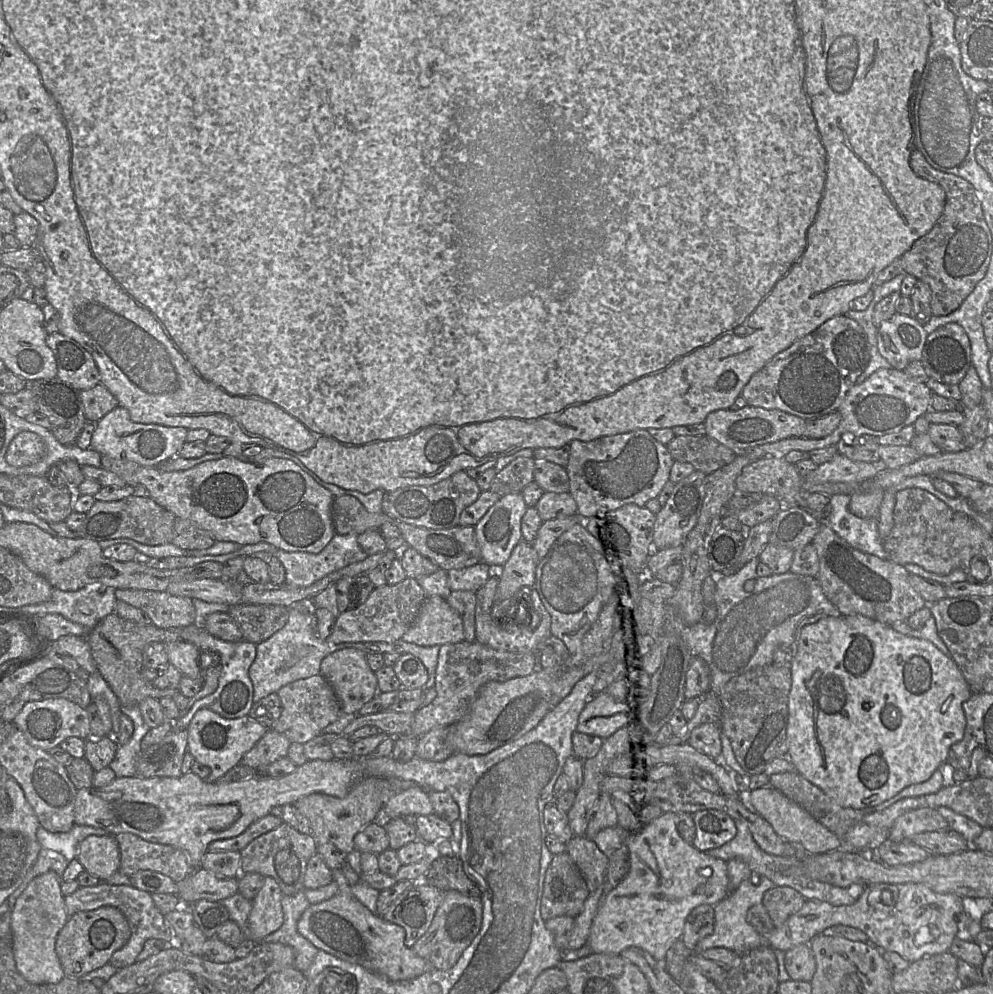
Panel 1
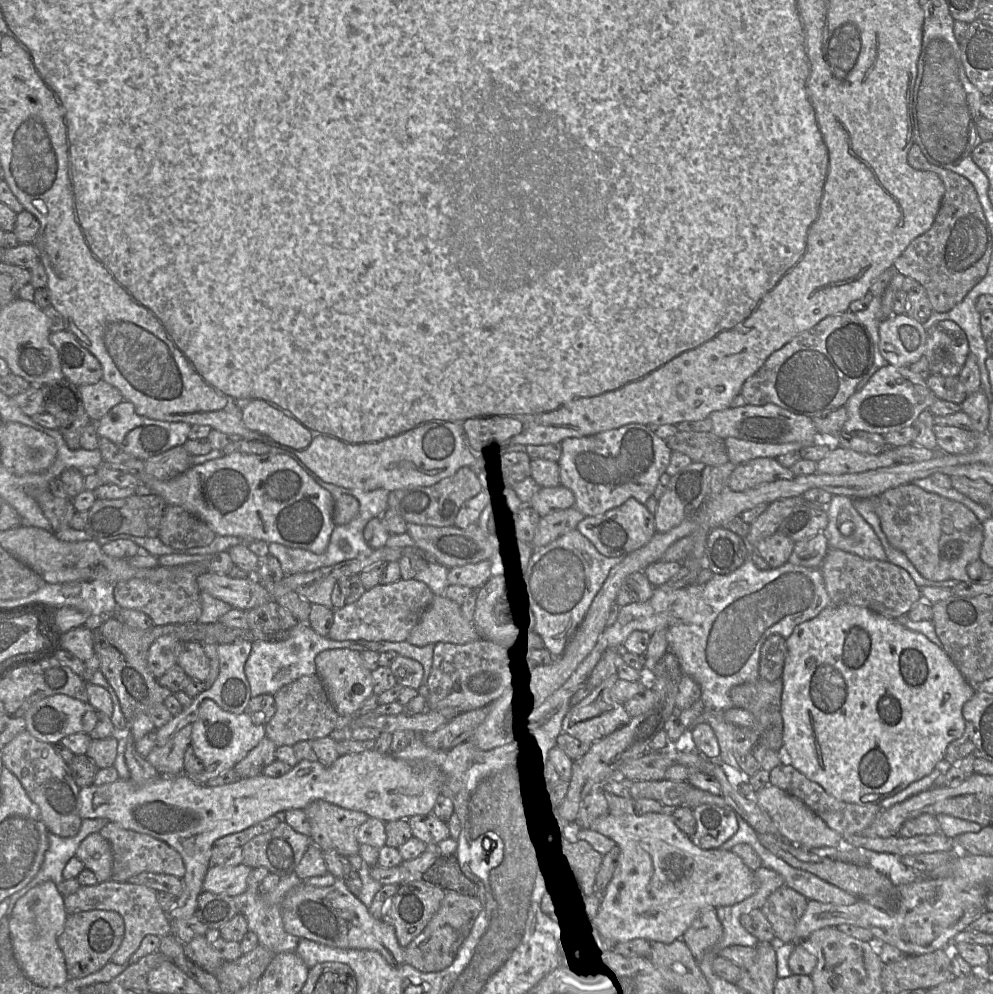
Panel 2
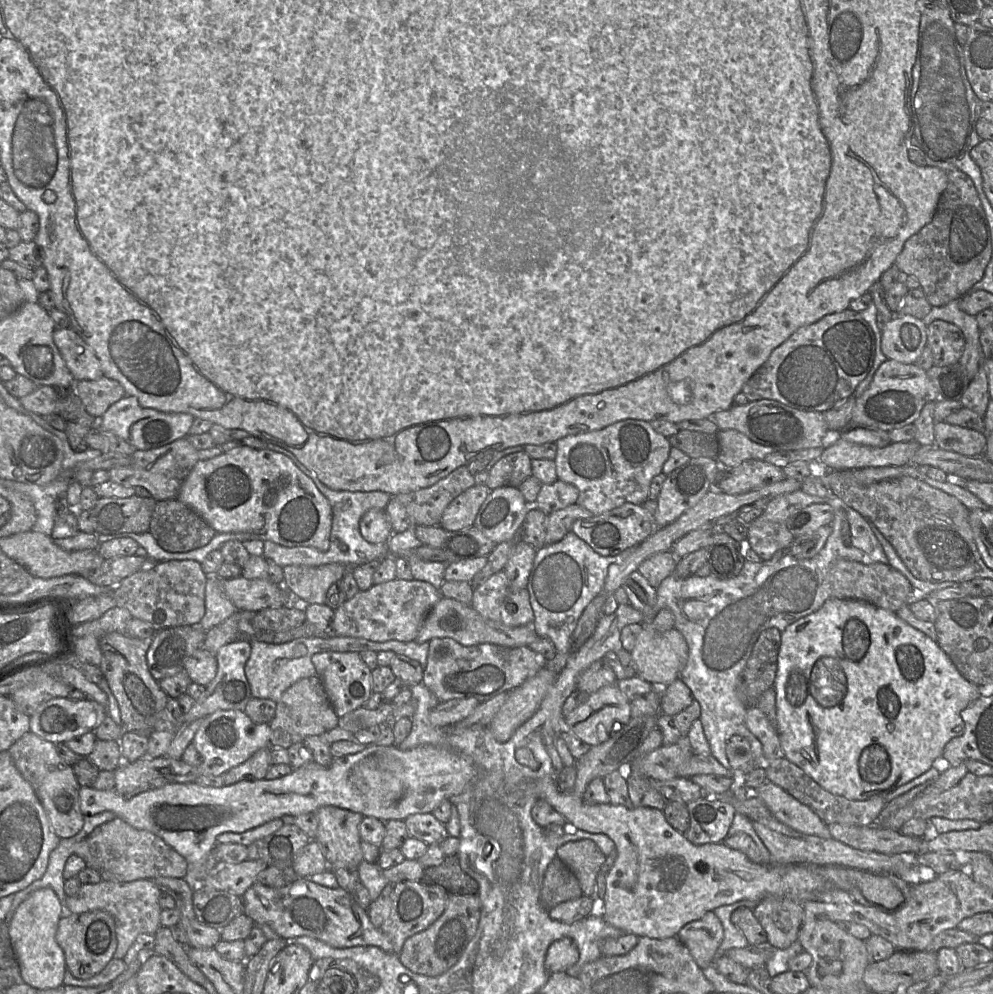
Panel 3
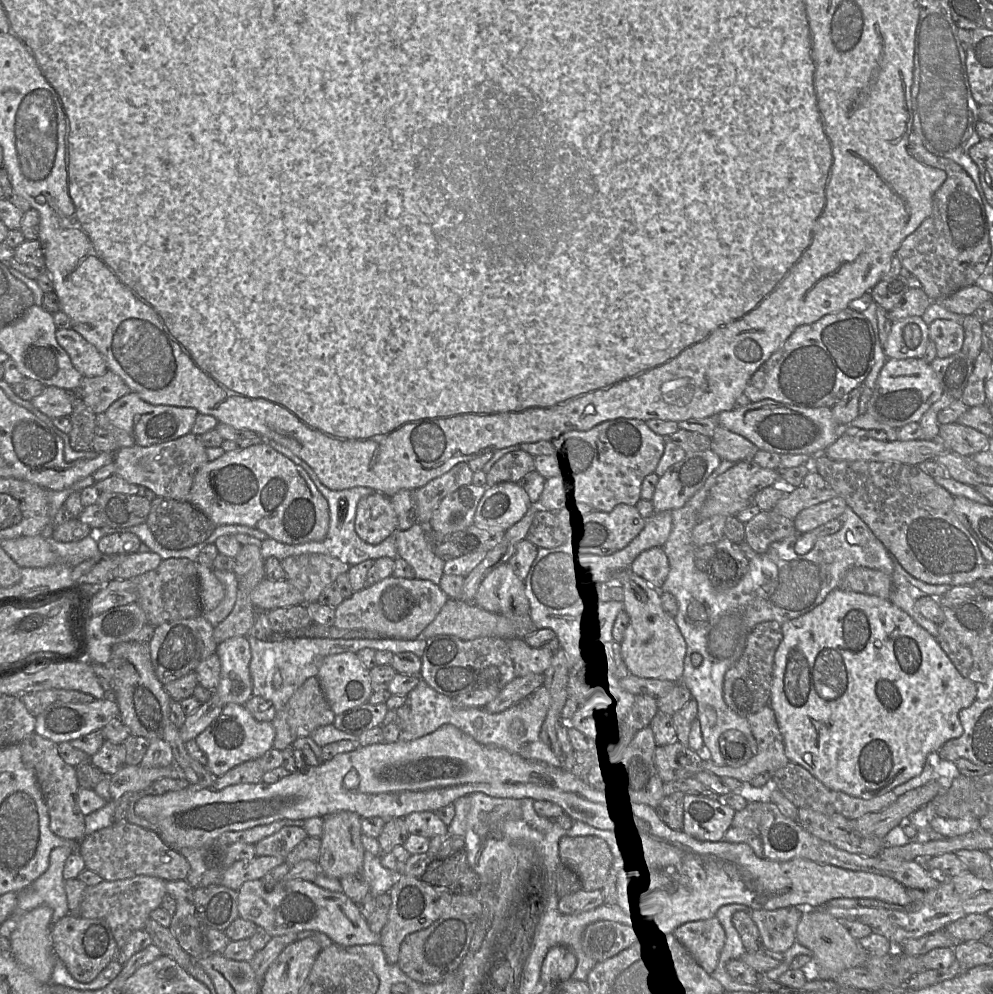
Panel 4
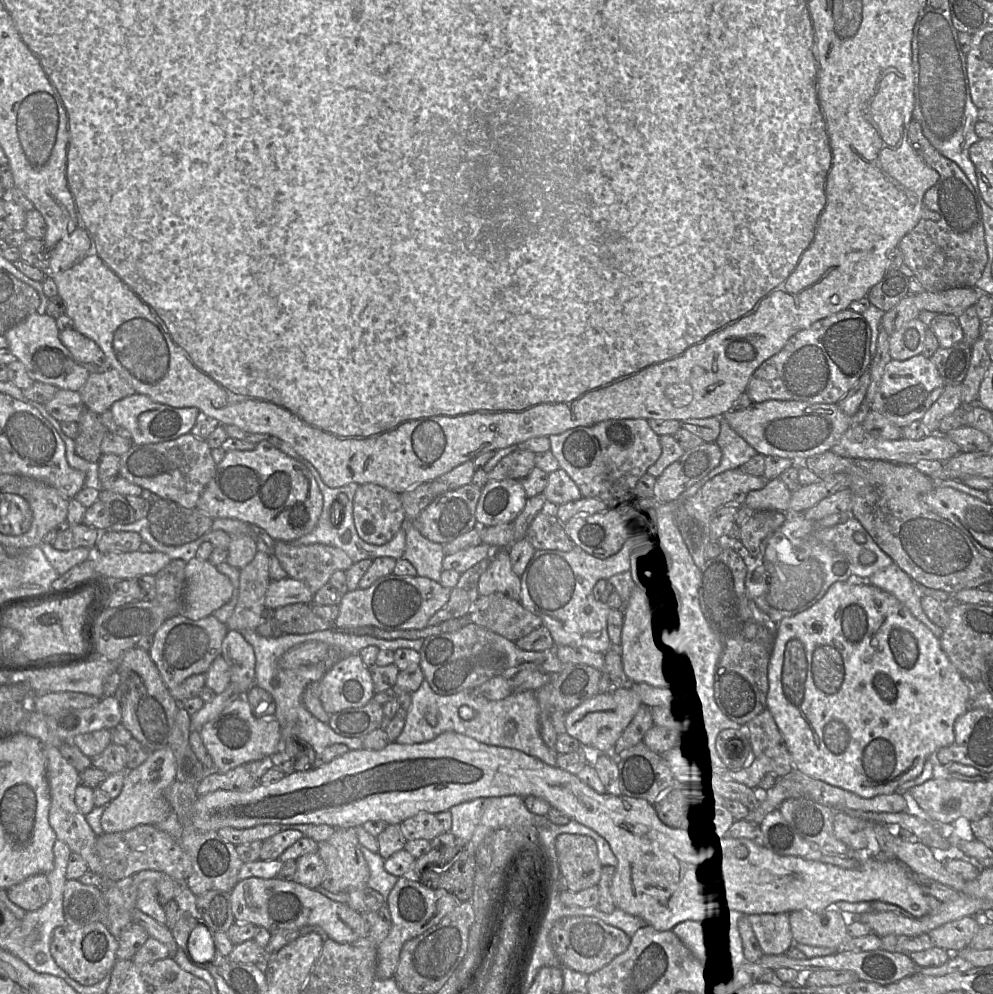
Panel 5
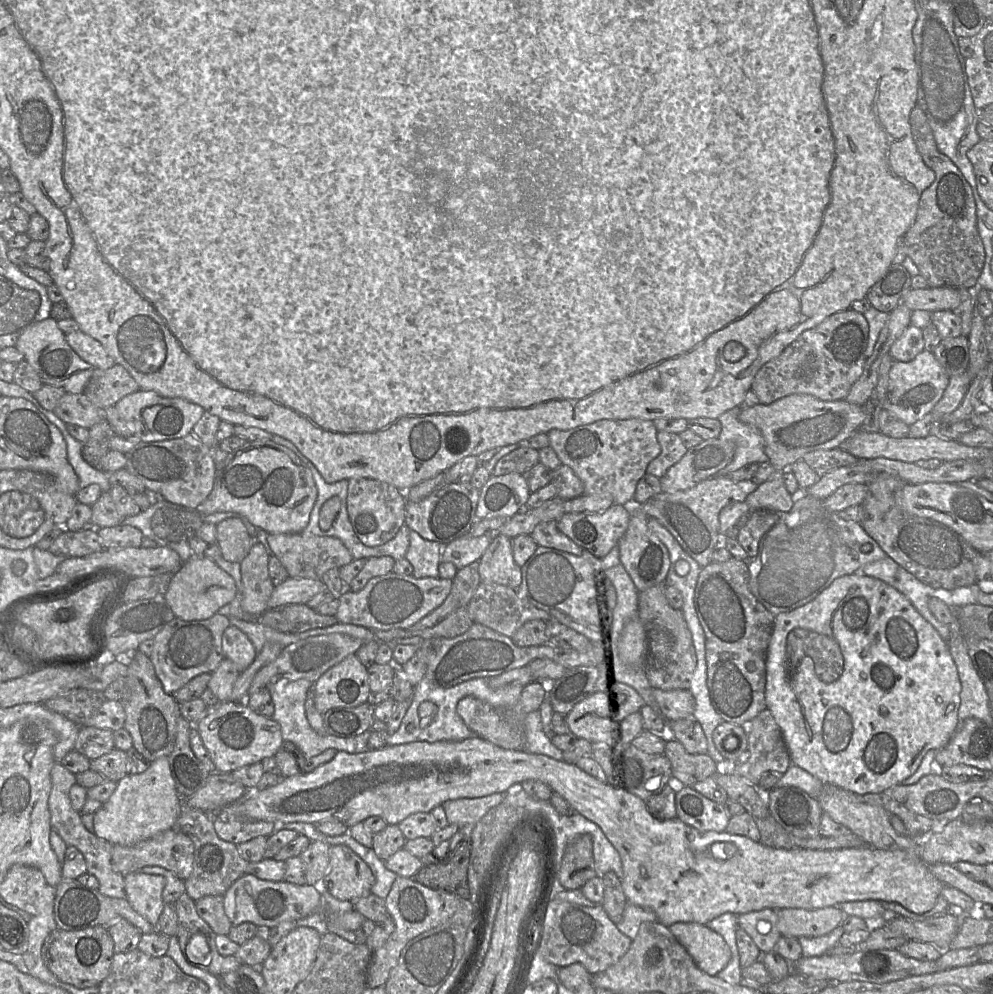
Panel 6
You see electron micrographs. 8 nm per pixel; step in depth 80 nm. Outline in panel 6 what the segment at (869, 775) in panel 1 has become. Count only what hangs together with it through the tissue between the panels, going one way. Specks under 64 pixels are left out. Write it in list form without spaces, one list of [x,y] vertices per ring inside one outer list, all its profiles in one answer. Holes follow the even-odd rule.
[[[857,574],[839,577],[811,602],[790,612],[781,613],[775,616],[773,633],[770,639],[766,658],[766,708],[771,711],[776,723],[781,729],[783,740],[789,752],[792,764],[809,772],[825,784],[833,784],[855,794],[882,793],[884,791],[890,791],[892,787],[901,784],[905,779],[915,773],[920,766],[923,757],[928,751],[942,749],[959,728],[958,711],[961,703],[961,688],[957,666],[950,653],[947,642],[940,636],[935,628],[920,615],[906,596],[879,579],[872,578],[867,575]]]

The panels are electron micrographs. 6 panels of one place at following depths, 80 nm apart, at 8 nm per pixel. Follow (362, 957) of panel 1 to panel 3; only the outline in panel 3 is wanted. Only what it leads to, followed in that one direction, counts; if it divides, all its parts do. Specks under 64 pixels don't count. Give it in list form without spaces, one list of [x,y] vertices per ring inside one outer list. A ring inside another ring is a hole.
[[[299,878],[282,887],[267,887],[254,883],[242,896],[243,913],[251,918],[255,925],[269,925],[281,938],[292,941],[299,936],[308,936],[321,940],[335,948],[354,946],[377,946],[387,953],[393,953],[393,944],[381,928],[375,927],[368,915],[353,898],[350,892],[341,887],[328,888],[310,881],[308,878]]]

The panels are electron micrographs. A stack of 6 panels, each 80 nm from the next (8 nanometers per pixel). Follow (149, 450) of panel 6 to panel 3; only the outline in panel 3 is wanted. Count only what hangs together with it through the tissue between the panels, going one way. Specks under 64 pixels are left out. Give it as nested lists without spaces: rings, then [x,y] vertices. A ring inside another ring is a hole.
[[[182,438],[175,442],[150,450],[136,450],[130,466],[114,467],[109,472],[110,480],[125,487],[144,487],[156,501],[177,499],[179,490],[195,464],[199,461],[199,450]]]

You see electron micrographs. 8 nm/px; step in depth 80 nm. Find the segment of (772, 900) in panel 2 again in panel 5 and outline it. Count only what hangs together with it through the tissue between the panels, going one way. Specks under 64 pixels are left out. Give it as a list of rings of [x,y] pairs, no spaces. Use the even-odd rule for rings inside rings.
[[[789,913],[748,914],[748,920],[763,954],[784,954],[794,944]]]

